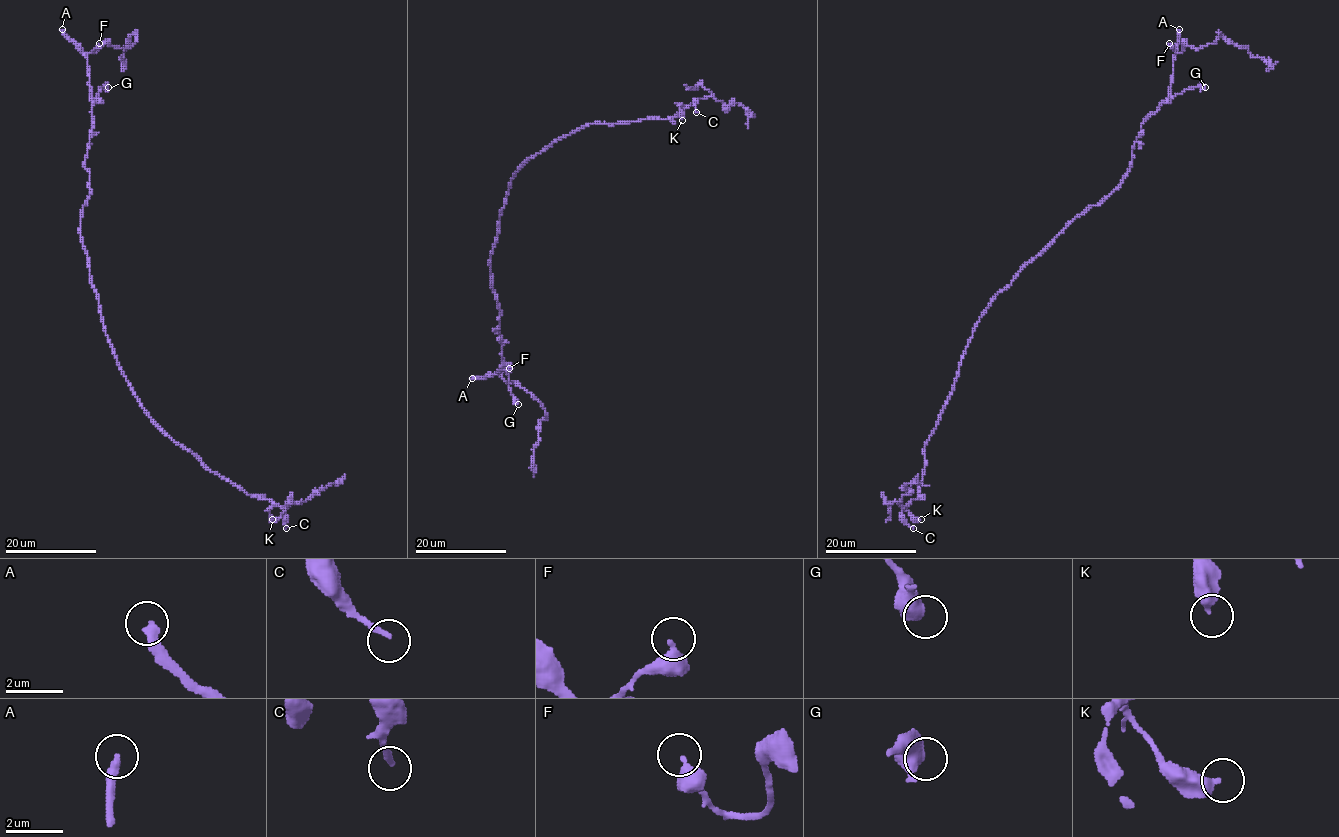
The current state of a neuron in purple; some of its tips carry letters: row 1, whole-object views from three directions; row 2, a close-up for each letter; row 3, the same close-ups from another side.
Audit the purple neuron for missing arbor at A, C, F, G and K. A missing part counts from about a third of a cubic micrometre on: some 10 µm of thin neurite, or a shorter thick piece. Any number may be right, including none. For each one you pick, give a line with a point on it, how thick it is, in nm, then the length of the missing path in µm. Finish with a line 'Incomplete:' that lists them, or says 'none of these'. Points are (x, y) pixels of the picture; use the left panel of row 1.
A: at (62, 29); 320 nm thick; about 25 µm are missing
C: at (286, 528); 200 nm thick; about 8 µm are missing
Incomplete: A, C

